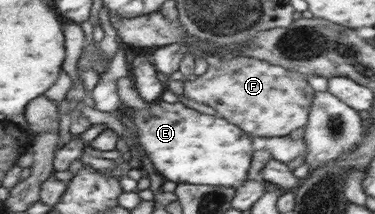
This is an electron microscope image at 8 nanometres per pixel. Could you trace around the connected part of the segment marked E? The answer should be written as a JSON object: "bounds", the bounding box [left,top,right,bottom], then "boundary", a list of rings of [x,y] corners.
{"bounds":[132,100,255,187],"boundary":[[[158,100],[154,105],[144,109],[132,110],[135,124],[139,133],[140,144],[149,154],[158,174],[166,180],[175,183],[202,184],[209,186],[230,186],[239,187],[247,181],[247,172],[251,168],[253,152],[255,151],[255,141],[253,137],[246,133],[240,125],[233,124],[219,114],[207,115],[197,110],[188,108],[181,102],[169,104]]]}

